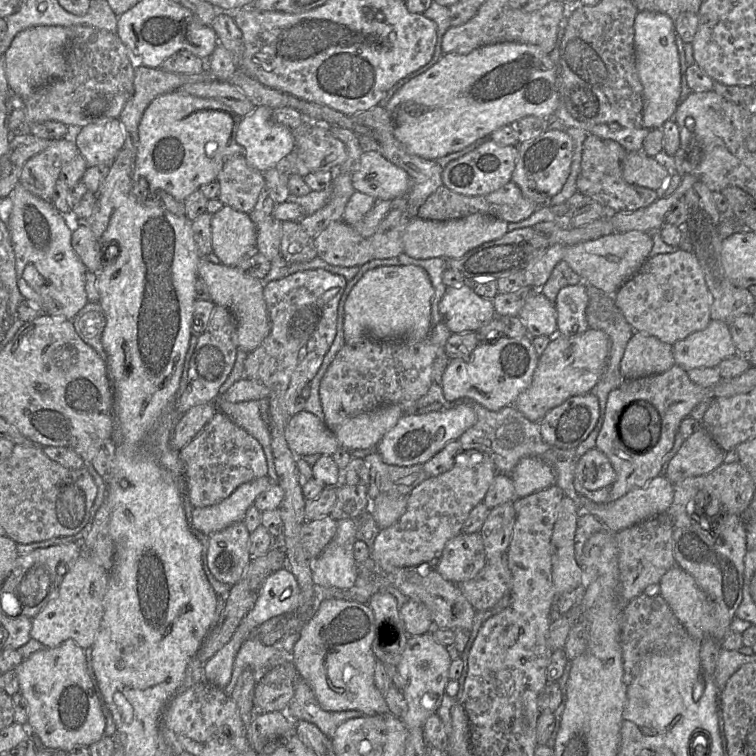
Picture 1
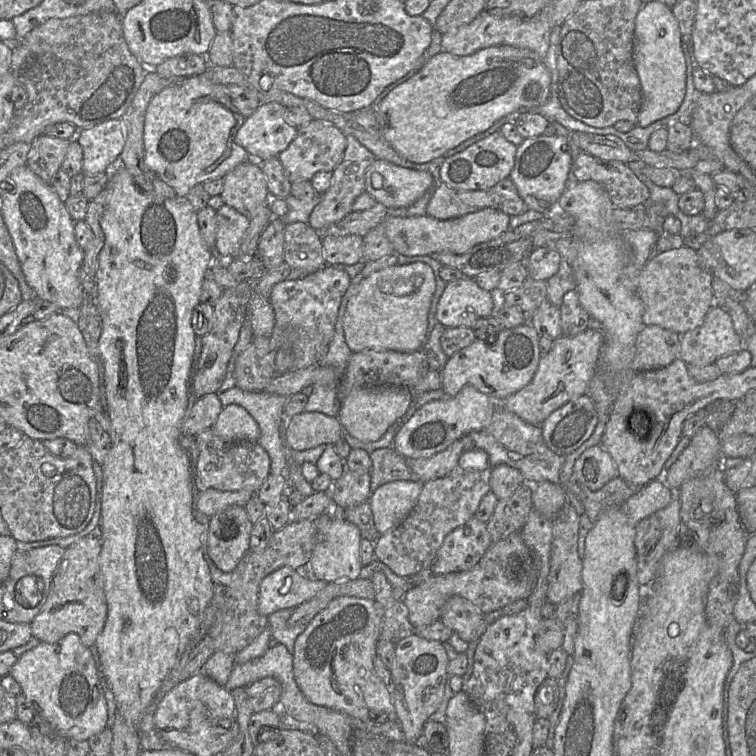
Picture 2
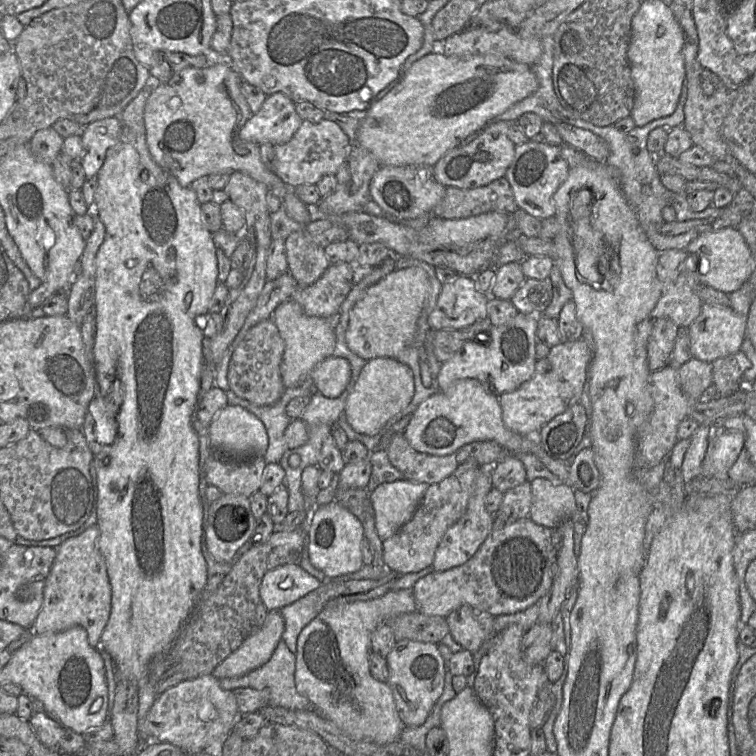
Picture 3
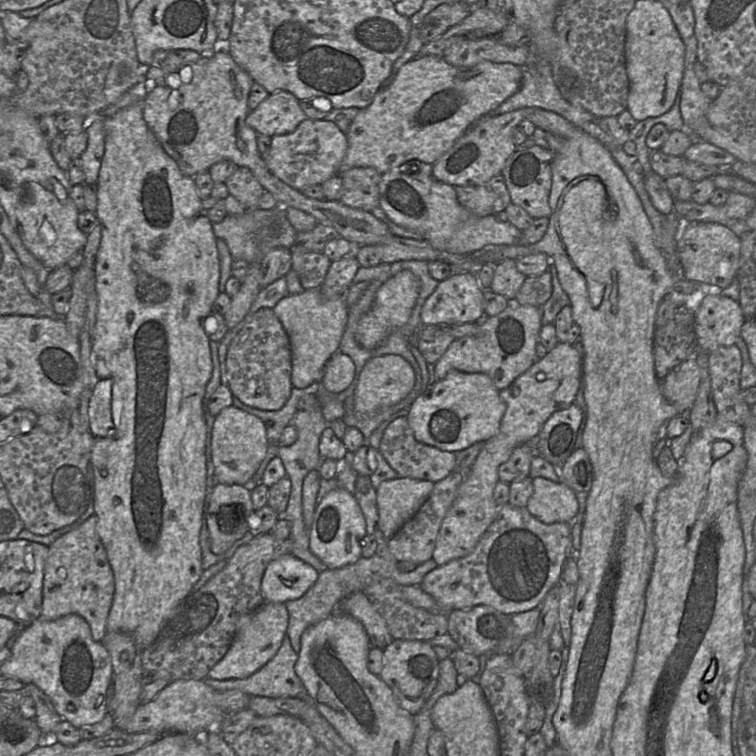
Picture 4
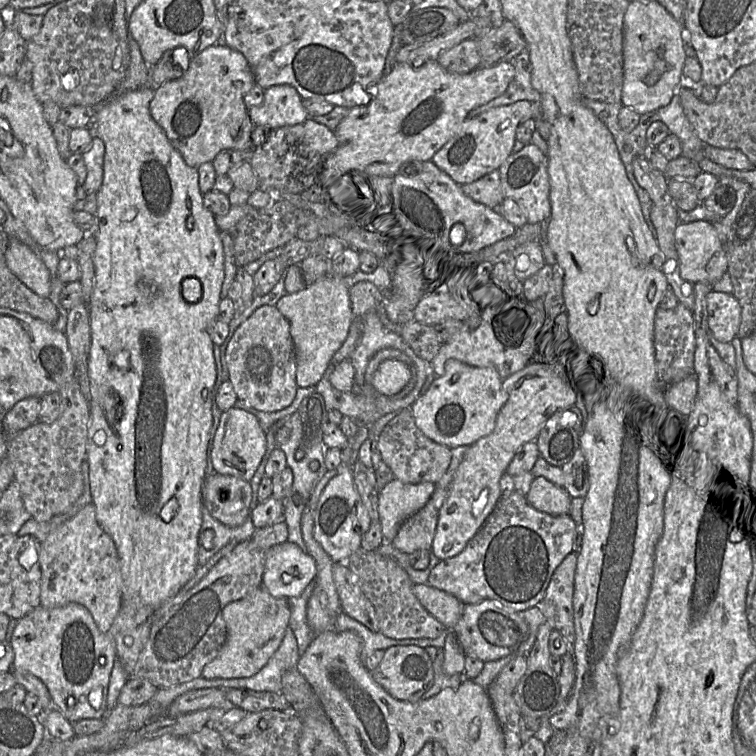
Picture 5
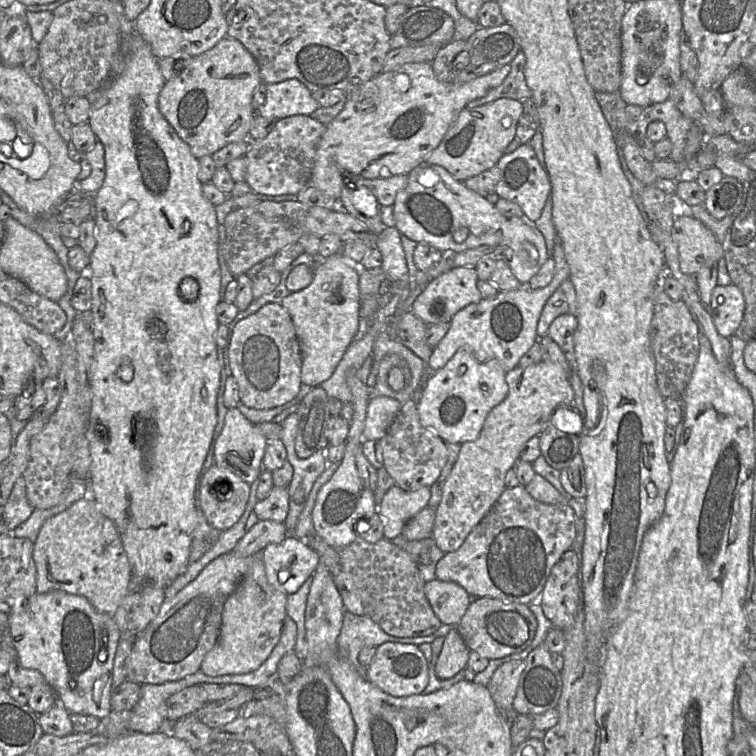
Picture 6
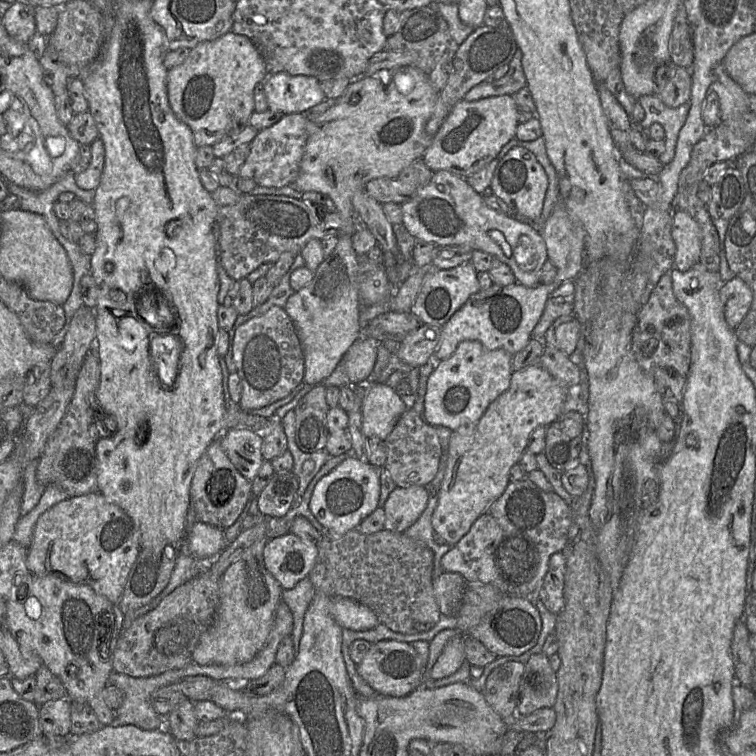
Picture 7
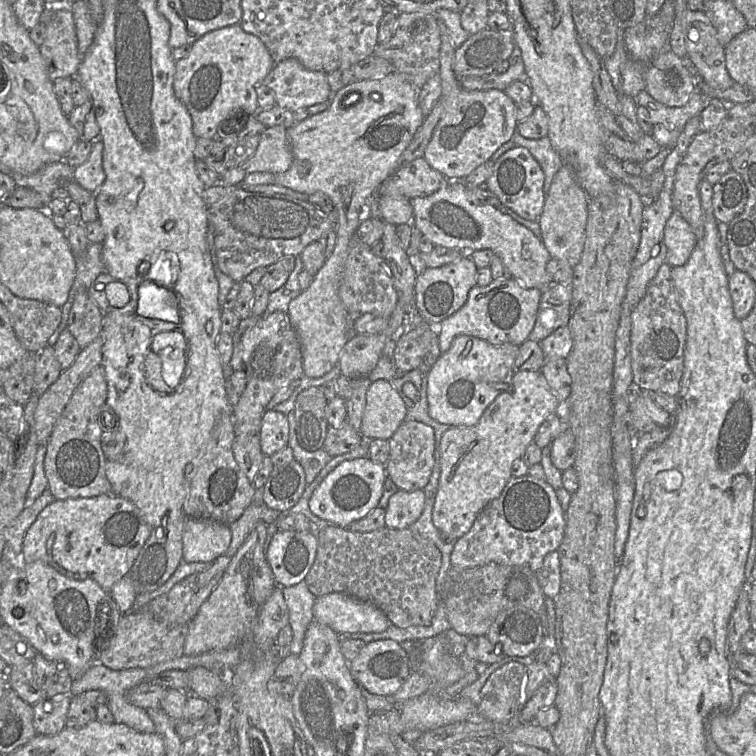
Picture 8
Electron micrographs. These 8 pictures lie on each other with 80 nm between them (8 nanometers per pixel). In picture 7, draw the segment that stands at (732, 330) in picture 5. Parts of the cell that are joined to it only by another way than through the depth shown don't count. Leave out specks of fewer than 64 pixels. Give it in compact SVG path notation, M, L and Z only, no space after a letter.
M735 276L732 280L723 282L719 295L727 324L736 329L751 307L753 292L741 278Z

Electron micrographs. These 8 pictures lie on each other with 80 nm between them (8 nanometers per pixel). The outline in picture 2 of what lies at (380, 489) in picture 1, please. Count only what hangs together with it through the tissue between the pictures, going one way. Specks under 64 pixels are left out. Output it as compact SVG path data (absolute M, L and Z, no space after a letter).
M382 448L370 453L370 496L382 485L394 481L419 481L406 463L406 458L393 448Z

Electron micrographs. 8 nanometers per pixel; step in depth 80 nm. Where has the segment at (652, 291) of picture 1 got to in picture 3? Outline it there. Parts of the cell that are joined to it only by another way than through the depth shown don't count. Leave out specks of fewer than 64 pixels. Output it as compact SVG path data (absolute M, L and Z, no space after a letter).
M669 249L658 256L657 275L662 285L661 296L652 311L654 321L658 318L668 318L672 320L678 327L689 327L701 312L703 302L698 296L698 286L703 284L698 274L698 260L695 256L691 256L684 249Z

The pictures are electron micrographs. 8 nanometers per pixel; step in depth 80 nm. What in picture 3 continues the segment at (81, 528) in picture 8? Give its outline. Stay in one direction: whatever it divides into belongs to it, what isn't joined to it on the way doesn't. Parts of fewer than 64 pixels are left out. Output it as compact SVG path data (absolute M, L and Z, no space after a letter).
M96 524L80 535L67 539L56 548L56 557L45 582L43 605L32 628L29 630L33 634L43 635L59 633L75 626L81 626L87 632L90 646L96 647L109 620L110 611L111 585L106 564L99 548L99 529Z

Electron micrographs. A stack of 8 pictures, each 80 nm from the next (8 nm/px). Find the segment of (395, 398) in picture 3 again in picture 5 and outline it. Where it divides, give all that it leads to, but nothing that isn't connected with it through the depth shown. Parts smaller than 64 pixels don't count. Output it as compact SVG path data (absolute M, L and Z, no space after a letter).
M387 359L379 365L374 373L372 385L380 394L393 396L408 384L410 378L410 369L404 362Z

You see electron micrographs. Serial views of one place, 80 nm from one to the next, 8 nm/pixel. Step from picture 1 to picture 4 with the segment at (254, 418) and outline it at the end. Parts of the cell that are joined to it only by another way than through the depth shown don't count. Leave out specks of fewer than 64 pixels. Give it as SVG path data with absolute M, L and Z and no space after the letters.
M315 381L306 388L293 387L286 404L280 410L276 411L260 410L248 406L237 397L233 397L232 405L260 418L265 425L269 444L279 445L280 437L284 428L290 423L291 419L298 411L297 403L299 399L304 395L315 395L320 387L321 383L318 381Z

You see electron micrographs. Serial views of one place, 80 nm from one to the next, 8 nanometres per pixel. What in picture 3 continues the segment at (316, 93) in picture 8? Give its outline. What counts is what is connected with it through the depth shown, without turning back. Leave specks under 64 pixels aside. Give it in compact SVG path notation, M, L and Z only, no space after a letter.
M274 93L267 96L261 108L246 121L239 137L258 145L284 144L293 137L302 121L295 110L295 102L283 93Z

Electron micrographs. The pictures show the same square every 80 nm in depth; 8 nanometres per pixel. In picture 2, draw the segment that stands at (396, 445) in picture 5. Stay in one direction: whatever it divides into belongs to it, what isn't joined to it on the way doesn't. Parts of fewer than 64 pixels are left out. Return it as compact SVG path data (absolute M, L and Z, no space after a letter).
M459 439L429 458L406 458L406 463L418 475L419 481L425 483L449 474L458 465L462 452Z

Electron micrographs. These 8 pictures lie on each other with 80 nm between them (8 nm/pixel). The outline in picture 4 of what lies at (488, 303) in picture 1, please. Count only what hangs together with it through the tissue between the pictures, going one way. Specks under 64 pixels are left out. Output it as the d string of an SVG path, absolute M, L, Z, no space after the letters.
M475 272L455 273L440 281L426 299L420 318L424 325L452 325L480 322L485 317L483 289Z

